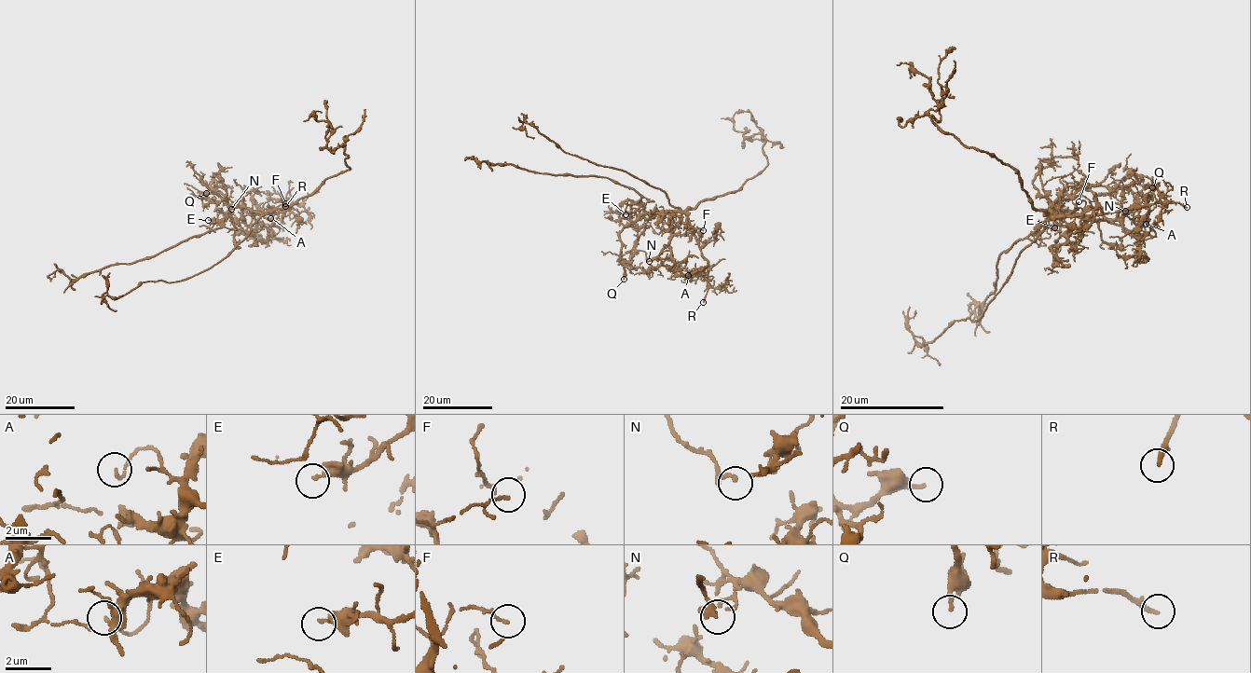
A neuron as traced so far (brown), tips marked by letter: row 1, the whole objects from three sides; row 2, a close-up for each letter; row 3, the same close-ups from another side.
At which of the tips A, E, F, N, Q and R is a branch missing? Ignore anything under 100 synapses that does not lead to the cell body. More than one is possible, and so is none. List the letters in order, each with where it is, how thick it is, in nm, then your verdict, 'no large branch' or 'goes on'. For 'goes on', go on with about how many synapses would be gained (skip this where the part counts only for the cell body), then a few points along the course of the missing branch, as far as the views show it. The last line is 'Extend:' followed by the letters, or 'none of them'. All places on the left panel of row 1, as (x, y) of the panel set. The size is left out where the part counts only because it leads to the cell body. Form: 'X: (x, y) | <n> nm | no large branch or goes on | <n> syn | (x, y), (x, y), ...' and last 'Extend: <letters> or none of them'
A: (270, 218) | 120 nm | no large branch
E: (208, 220) | 300 nm | no large branch
F: (285, 203) | 120 nm | no large branch
N: (231, 209) | 110 nm | no large branch
Q: (206, 193) | 190 nm | no large branch
R: (285, 206) | 200 nm | goes on | (285, 206), (286, 203), (305, 202), (316, 191), (308, 195), (309, 202), (297, 208), (281, 231), (268, 238)
Extend: R

